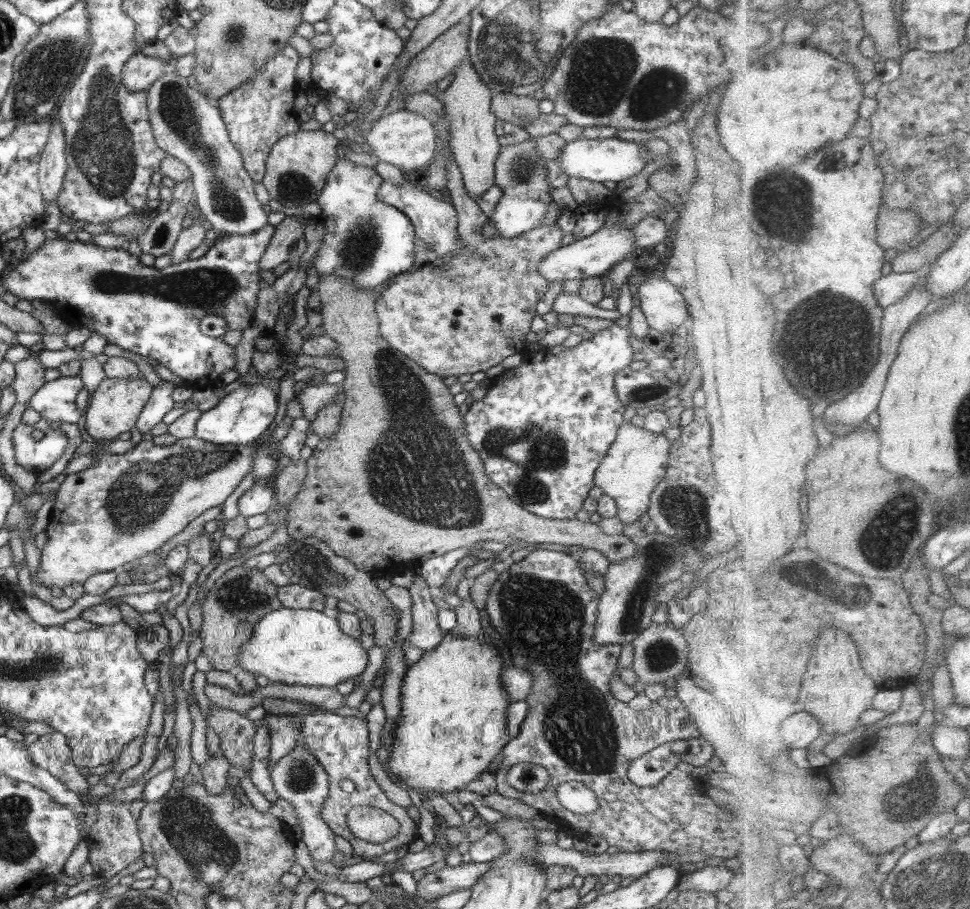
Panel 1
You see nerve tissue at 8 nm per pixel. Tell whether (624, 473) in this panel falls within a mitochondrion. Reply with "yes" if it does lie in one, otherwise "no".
no

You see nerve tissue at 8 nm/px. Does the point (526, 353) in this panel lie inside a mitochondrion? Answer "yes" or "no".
no

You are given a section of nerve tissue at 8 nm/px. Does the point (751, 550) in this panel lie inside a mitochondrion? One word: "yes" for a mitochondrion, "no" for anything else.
no

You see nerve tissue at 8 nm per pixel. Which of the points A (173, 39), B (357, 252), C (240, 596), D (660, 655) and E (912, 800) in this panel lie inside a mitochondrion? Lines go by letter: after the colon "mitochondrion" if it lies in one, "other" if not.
A: other
B: mitochondrion
C: mitochondrion
D: mitochondrion
E: mitochondrion

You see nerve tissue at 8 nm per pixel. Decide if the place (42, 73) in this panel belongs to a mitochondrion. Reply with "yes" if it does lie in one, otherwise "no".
yes

